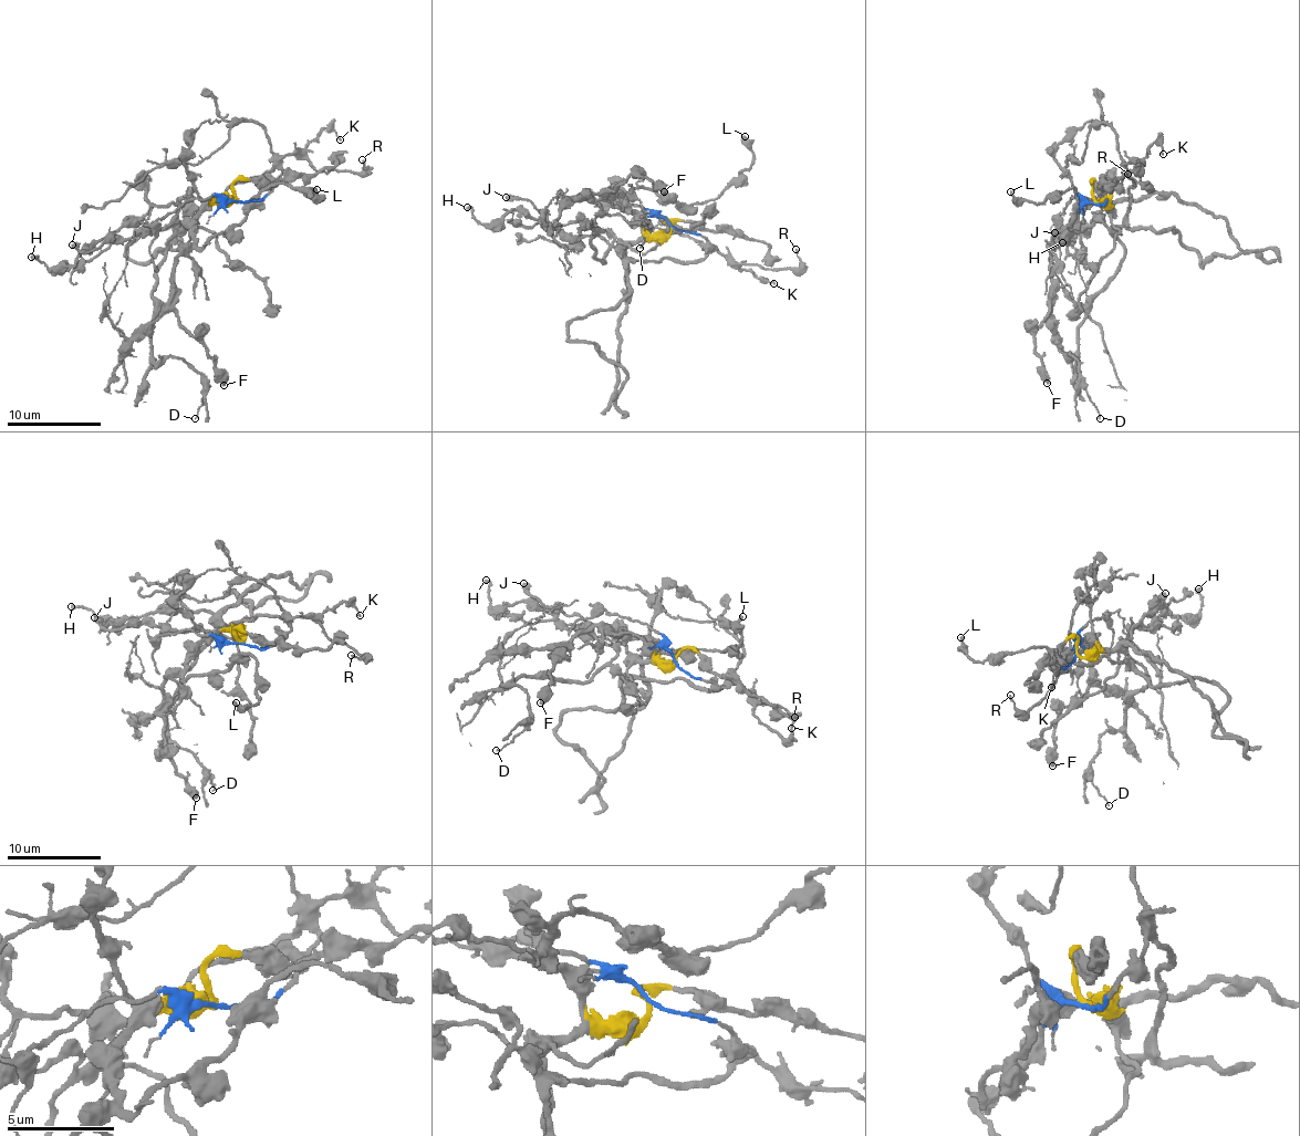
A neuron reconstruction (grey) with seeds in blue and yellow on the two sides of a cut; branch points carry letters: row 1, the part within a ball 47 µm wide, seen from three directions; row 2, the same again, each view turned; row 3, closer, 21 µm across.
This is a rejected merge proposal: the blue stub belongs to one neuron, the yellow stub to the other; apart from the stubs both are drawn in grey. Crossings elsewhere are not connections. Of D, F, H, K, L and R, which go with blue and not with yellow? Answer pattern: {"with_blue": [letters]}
{"with_blue": ["D", "K", "R"]}

